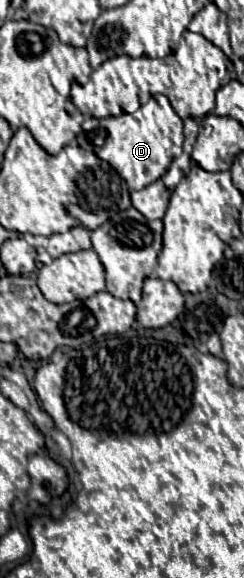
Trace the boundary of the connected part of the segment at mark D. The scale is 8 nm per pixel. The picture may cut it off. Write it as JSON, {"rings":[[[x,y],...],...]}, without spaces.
{"rings":[[[161,94],[151,98],[133,114],[109,116],[101,120],[87,118],[83,122],[81,140],[89,142],[93,152],[101,160],[109,162],[129,188],[141,190],[159,180],[167,172],[171,160],[183,152],[183,127],[184,123],[175,114],[168,98]]]}

